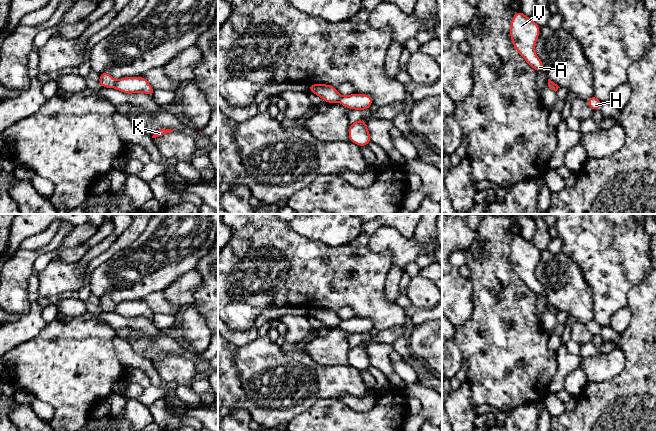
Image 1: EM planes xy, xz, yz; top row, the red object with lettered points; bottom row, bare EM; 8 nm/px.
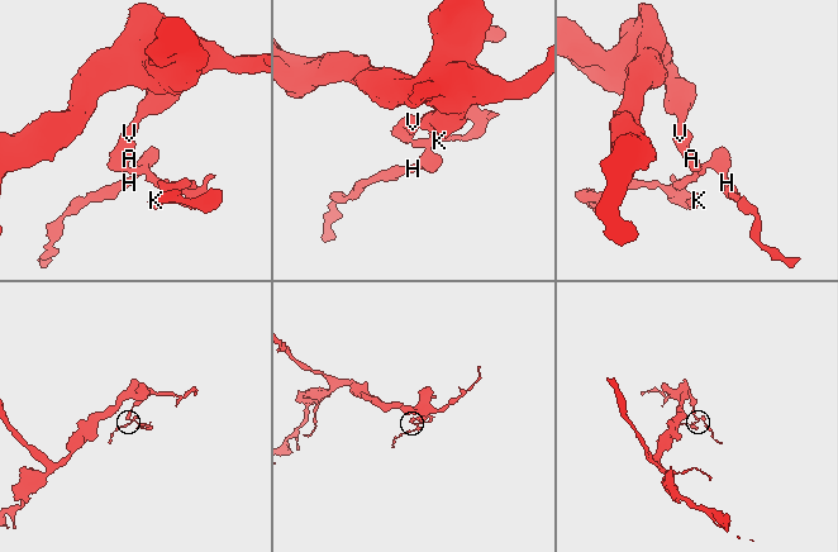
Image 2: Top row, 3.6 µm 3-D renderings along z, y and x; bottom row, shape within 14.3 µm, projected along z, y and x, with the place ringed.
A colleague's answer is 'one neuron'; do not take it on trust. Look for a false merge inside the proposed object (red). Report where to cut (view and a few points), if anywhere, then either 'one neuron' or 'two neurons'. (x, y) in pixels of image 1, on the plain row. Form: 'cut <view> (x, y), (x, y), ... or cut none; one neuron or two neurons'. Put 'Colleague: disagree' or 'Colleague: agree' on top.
Colleague: disagree
cut xy (116, 305), (113, 310); two neurons

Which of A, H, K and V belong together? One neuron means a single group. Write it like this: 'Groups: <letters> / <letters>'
Groups: A V / H K

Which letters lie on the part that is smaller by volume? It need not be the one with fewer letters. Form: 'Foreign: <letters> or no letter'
Foreign: H, K

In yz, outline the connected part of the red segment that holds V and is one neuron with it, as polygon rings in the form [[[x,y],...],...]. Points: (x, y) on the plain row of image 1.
[[[521,234],[515,237],[510,248],[510,262],[516,275],[536,296],[545,296],[545,290],[535,276],[541,251]]]

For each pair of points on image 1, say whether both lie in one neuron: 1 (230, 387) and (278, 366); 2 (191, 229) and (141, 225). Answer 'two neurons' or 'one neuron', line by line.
1: one neuron
2: two neurons

